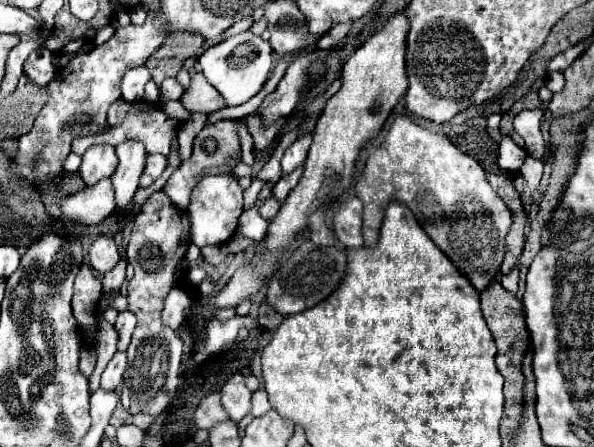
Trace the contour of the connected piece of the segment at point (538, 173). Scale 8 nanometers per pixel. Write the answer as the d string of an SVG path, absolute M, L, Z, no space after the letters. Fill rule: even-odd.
M526 157L524 165L520 167L520 175L524 177L526 181L526 187L524 187L524 193L520 195L520 201L522 205L528 205L532 201L532 195L536 193L538 185L540 185L540 179L542 179L542 169L544 169L544 161L536 161L532 157Z

